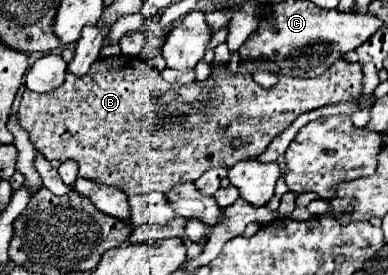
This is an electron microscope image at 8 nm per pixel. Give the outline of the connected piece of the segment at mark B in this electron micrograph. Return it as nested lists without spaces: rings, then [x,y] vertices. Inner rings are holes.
[[[118,55],[98,59],[86,77],[66,73],[66,81],[50,93],[26,89],[18,117],[20,125],[30,133],[34,147],[48,161],[72,159],[78,163],[78,177],[118,187],[130,197],[150,191],[166,193],[180,181],[196,181],[212,167],[230,169],[246,157],[258,157],[298,115],[324,105],[358,99],[360,83],[360,65],[344,59],[338,59],[316,79],[278,77],[278,83],[270,89],[260,87],[242,65],[238,73],[230,73],[230,69],[222,65],[214,67],[204,83],[192,83],[180,89],[180,99],[186,105],[184,111],[200,117],[200,123],[194,123],[194,127],[166,123],[158,129],[144,129],[140,103],[146,101],[148,93],[168,93],[170,87],[142,57]],[[194,137],[196,153],[190,153],[188,149]],[[236,137],[246,141],[242,149],[230,145]]]

